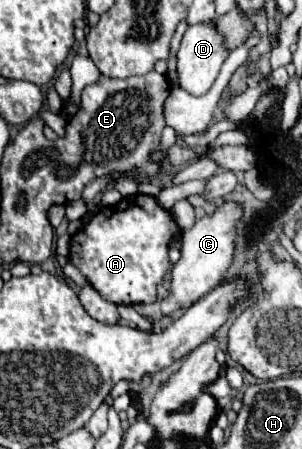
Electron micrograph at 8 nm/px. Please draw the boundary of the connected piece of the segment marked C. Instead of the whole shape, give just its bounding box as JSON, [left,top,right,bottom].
[133,202,243,320]

